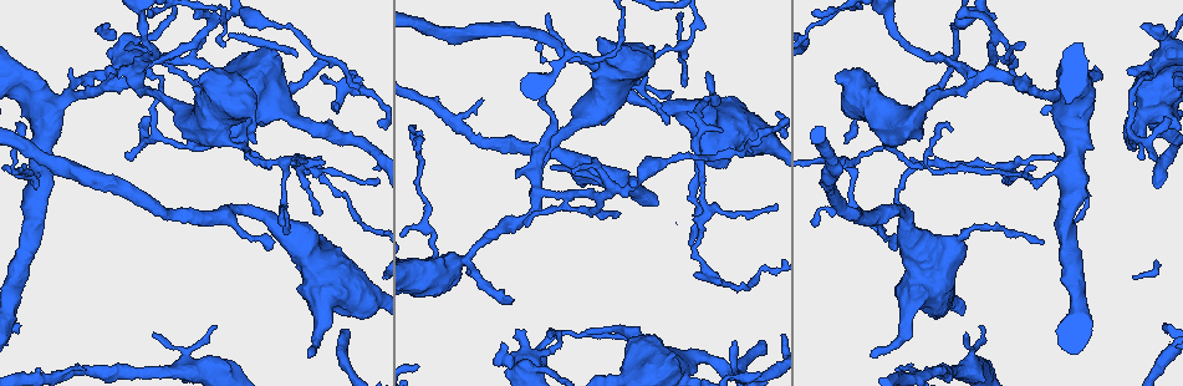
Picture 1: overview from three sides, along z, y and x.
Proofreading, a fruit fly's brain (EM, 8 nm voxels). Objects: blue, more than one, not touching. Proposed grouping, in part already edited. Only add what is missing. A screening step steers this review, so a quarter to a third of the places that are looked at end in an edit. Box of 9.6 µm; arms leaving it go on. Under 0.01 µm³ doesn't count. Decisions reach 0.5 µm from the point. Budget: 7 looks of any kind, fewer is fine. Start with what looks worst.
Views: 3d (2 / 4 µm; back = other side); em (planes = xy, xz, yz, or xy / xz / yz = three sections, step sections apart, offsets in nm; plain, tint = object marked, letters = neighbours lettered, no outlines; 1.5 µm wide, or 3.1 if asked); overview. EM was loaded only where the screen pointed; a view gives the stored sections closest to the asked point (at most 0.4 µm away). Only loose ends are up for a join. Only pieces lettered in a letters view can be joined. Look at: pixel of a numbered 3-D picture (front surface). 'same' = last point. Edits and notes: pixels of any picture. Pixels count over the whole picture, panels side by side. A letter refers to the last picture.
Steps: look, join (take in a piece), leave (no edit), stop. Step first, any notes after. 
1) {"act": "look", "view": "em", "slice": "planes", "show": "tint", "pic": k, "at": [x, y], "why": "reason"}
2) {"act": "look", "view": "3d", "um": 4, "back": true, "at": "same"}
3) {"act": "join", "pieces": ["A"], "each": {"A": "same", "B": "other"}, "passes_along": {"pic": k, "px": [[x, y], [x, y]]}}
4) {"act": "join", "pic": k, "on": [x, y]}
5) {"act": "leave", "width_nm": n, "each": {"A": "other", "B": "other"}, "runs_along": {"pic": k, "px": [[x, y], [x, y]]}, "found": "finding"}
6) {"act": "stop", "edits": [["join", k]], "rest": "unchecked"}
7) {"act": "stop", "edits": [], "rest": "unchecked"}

{"act": "look", "view": "em", "slice": "planes", "show": "letters", "pic": 1, "at": [952, 129], "why": "long arm stops here"}

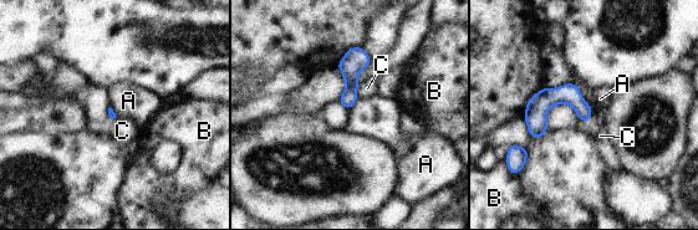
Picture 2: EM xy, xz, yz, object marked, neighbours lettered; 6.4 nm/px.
{"act": "leave", "longest_contact_nm": ["A", 140], "each": {"A": "other", "B": "other", "C": "other"}, "found": "no lettered piece goes on from it"}

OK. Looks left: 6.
{"act": "look", "view": "3d", "um": 2, "back": true, "pic": 1, "at": [1097, 68], "why": "branch stops here"}

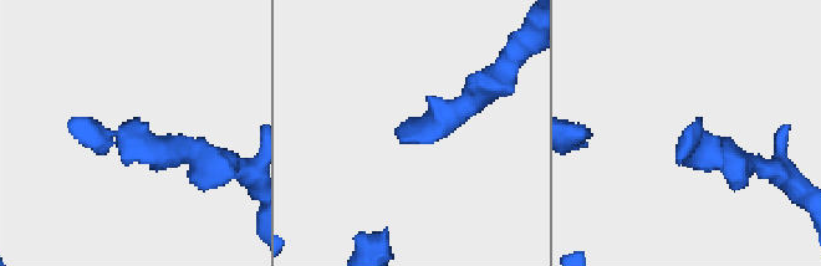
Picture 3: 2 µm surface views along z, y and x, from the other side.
{"act": "look", "view": "em", "slice": "planes", "show": "plain", "pic": 3, "at": [395, 132]}

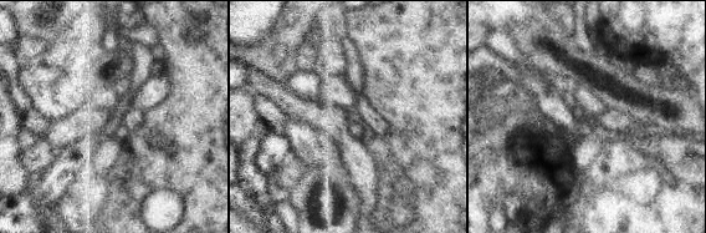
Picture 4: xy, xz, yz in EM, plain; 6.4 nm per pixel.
{"act": "look", "view": "em", "slice": "planes", "show": "letters", "at": "same", "why": "what lies round it"}

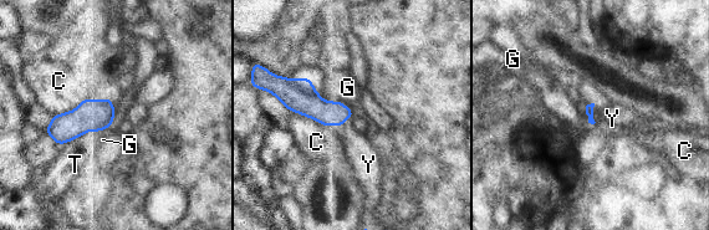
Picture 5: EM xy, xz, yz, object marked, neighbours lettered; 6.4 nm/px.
{"act": "join", "pieces": ["Y"], "each": {"C": "other", "G": "other", "T": "other", "Y": "same"}, "passes_along": {"pic": 5, "px": [[590, 107], [592, 113], [612, 118]]}, "found": "the cell continues"}

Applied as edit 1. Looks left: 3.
{"act": "look", "view": "overview", "why": "see it whole again"}

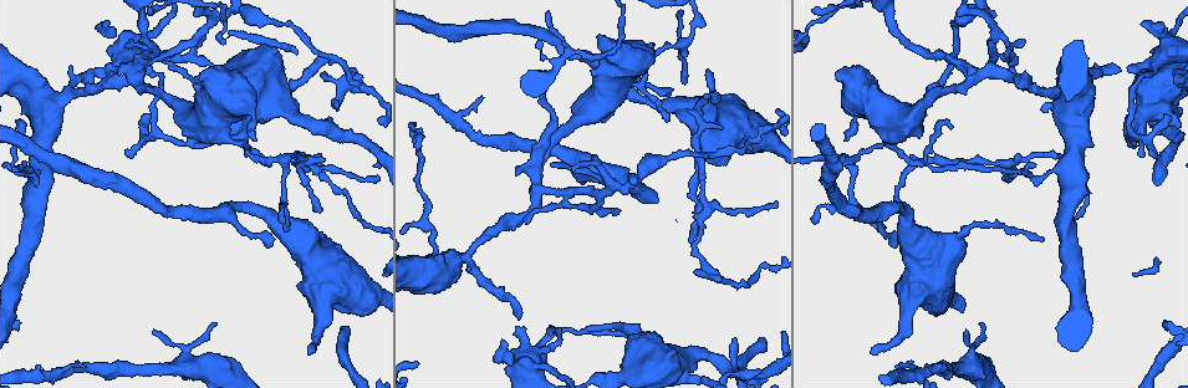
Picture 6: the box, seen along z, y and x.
{"act": "look", "view": "em", "slice": "yz", "step": 4, "show": "letters", "pic": 6, "at": [981, 325], "why": "tapers out"}

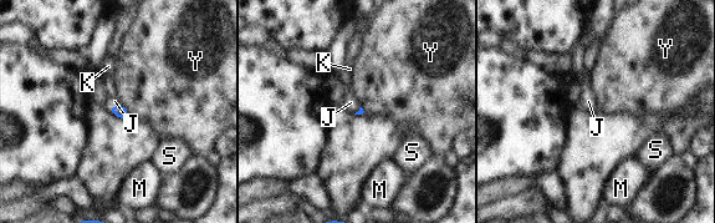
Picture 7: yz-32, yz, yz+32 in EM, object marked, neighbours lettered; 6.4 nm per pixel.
{"act": "look", "view": "em", "slice": "xy", "step": 8, "show": "letters", "at": "same", "why": "cut it another way"}

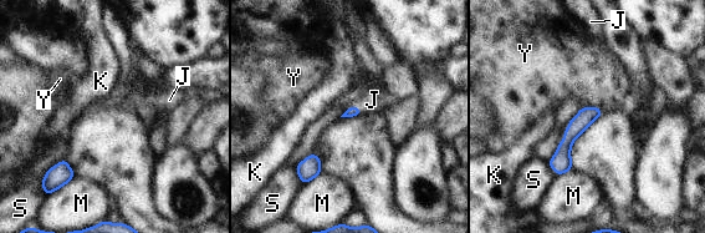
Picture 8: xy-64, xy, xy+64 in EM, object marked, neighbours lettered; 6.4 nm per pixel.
{"act": "join", "pieces": ["J"], "each": {"J": "same", "K": "other", "M": "other", "S": "other", "Y": "other"}, "passes_along": {"pic": 8, "px": [[350, 111], [357, 107], [372, 100]]}, "found": "it goes on there"}

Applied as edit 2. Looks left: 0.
{"act": "stop", "edits": [["join", 5], ["join", 8]], "rest": "unchecked"}

